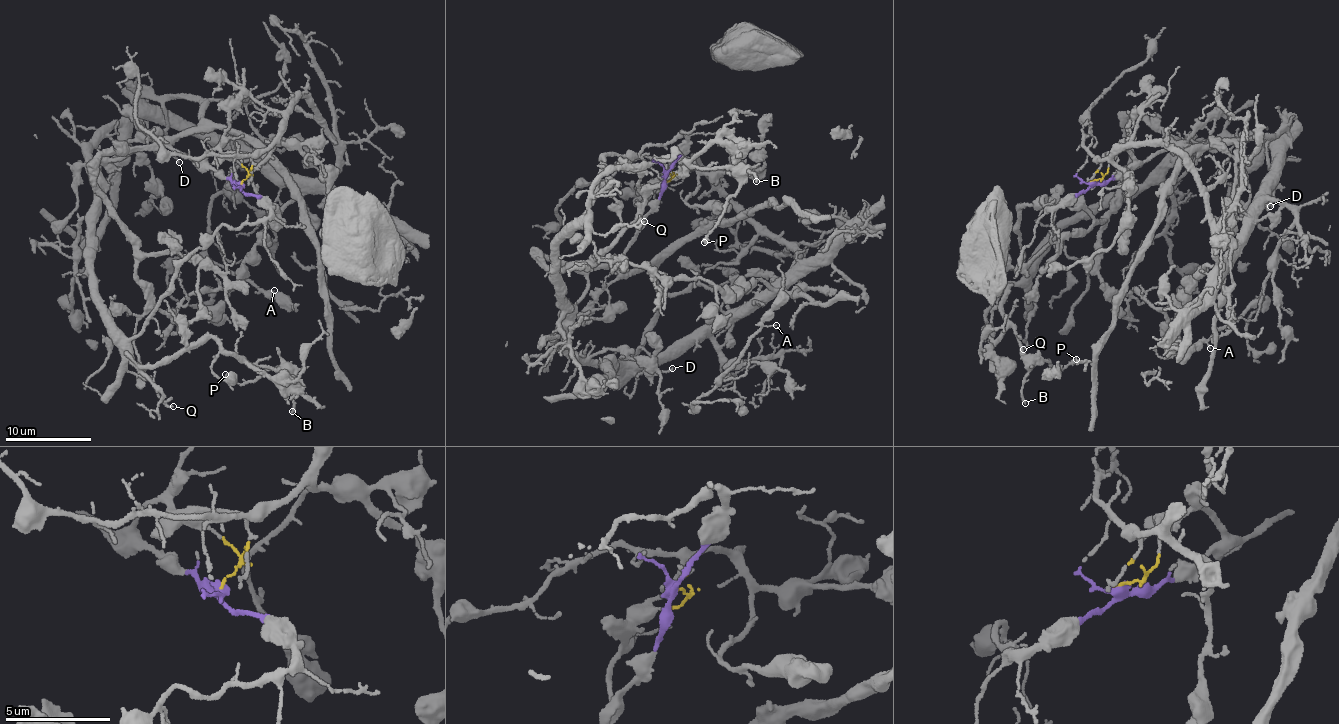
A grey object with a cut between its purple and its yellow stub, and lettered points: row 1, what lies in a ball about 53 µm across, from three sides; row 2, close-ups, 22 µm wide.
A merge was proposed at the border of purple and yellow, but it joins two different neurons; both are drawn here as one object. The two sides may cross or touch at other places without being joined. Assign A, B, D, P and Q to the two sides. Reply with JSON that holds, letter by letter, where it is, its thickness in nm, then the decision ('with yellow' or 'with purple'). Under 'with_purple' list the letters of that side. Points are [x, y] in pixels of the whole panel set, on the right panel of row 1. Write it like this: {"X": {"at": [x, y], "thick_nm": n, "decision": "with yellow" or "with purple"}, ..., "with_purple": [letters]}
{"A": {"at": [1210, 348], "thick_nm": 80, "decision": "with yellow"}, "B": {"at": [1025, 403], "thick_nm": 170, "decision": "with yellow"}, "D": {"at": [1270, 206], "thick_nm": 120, "decision": "with purple"}, "P": {"at": [1076, 359], "thick_nm": 280, "decision": "with yellow"}, "Q": {"at": [1023, 349], "thick_nm": 160, "decision": "with yellow"}, "with_purple": ["D"]}

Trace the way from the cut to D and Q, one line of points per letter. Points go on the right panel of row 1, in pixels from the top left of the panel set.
D: (1091, 182), (1125, 175), (1165, 149), (1184, 144), (1192, 150), (1261, 134), (1267, 139), (1274, 198), (1269, 206)
Q: (1091, 182), (1126, 146), (1169, 146), (1223, 259), (1273, 161), (1249, 131), (1072, 216), (1030, 282), (1024, 350)

